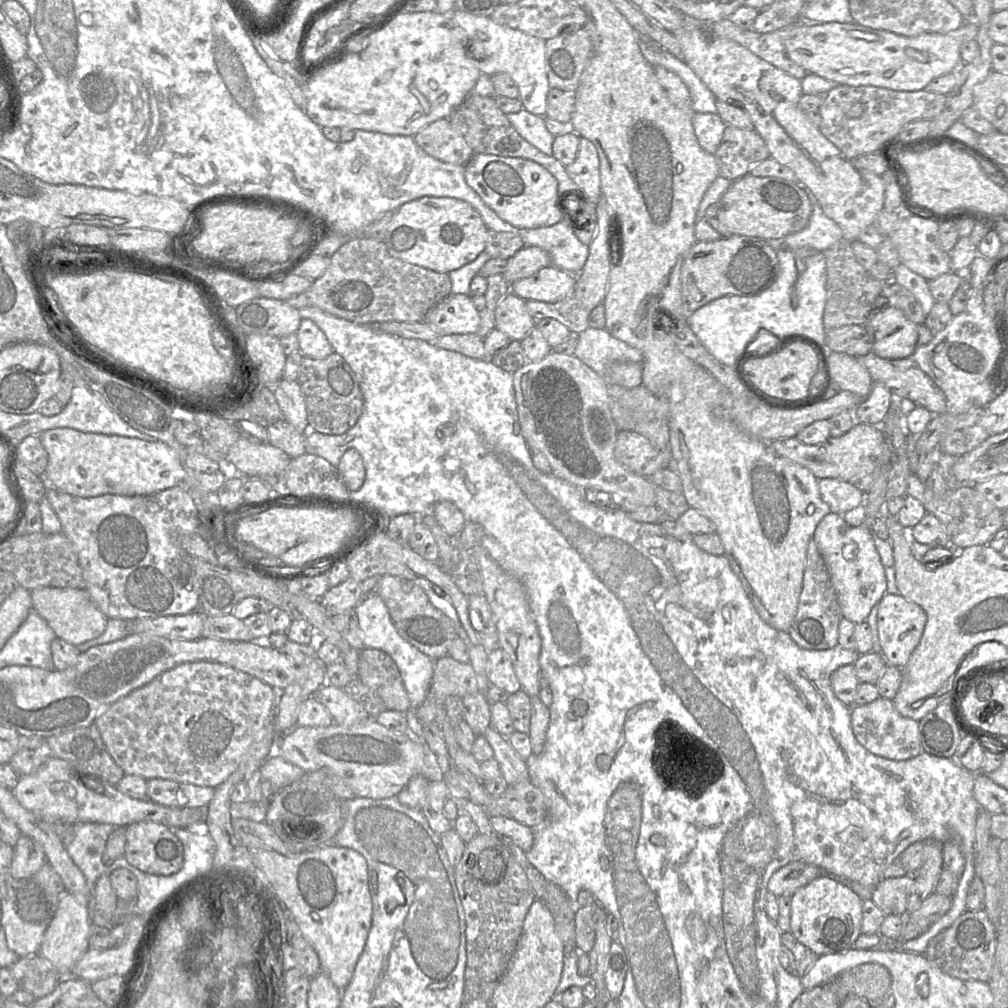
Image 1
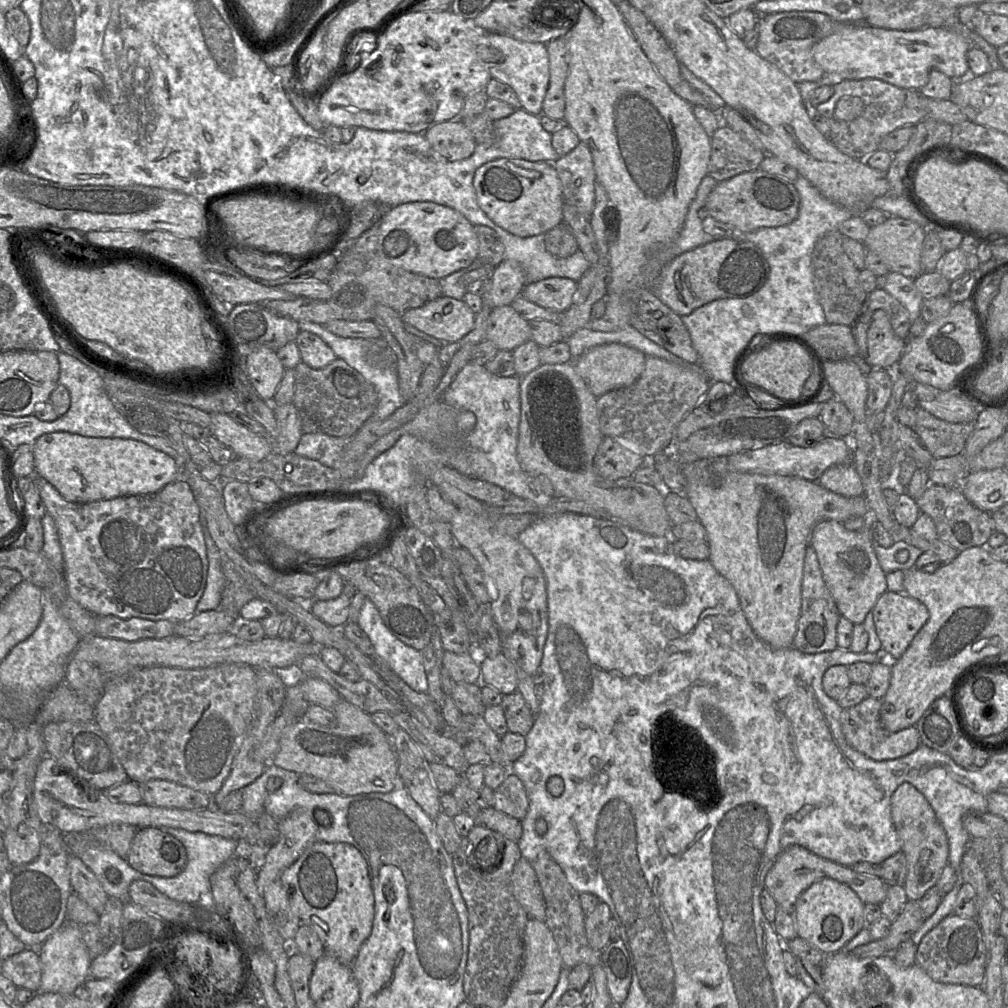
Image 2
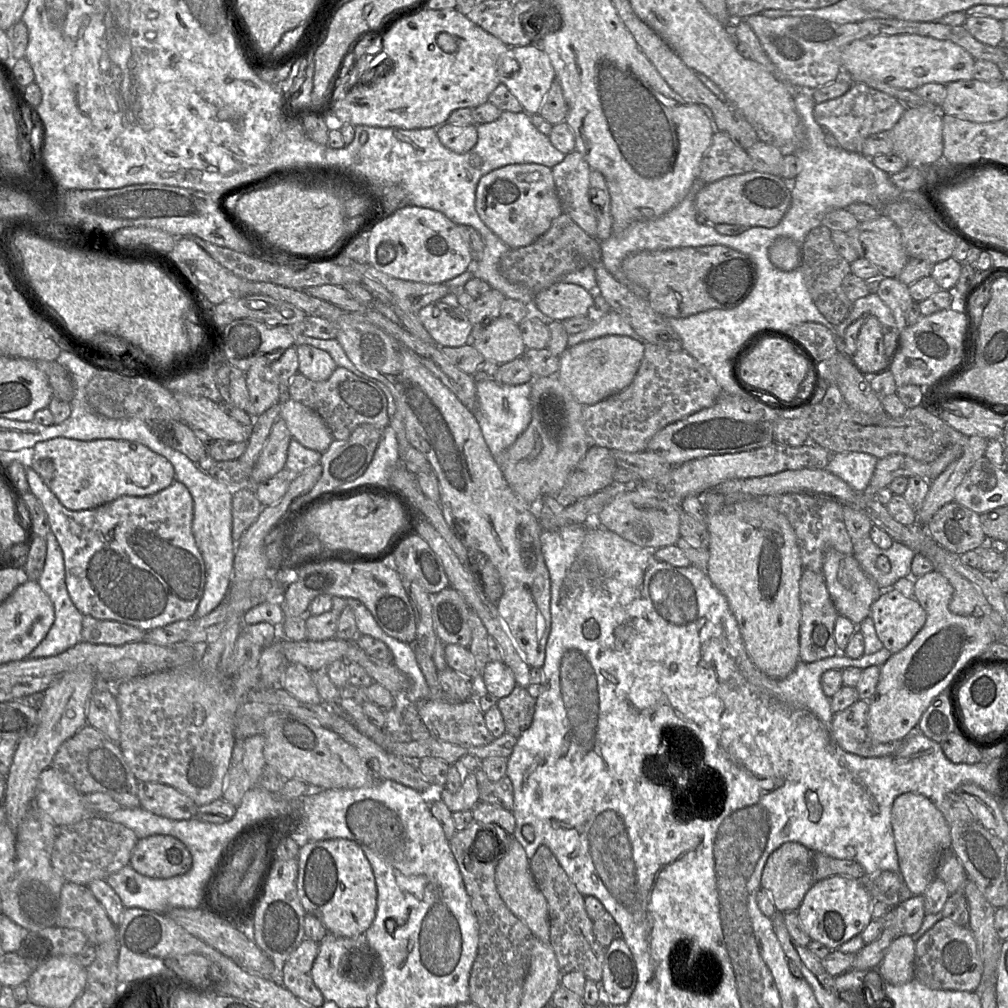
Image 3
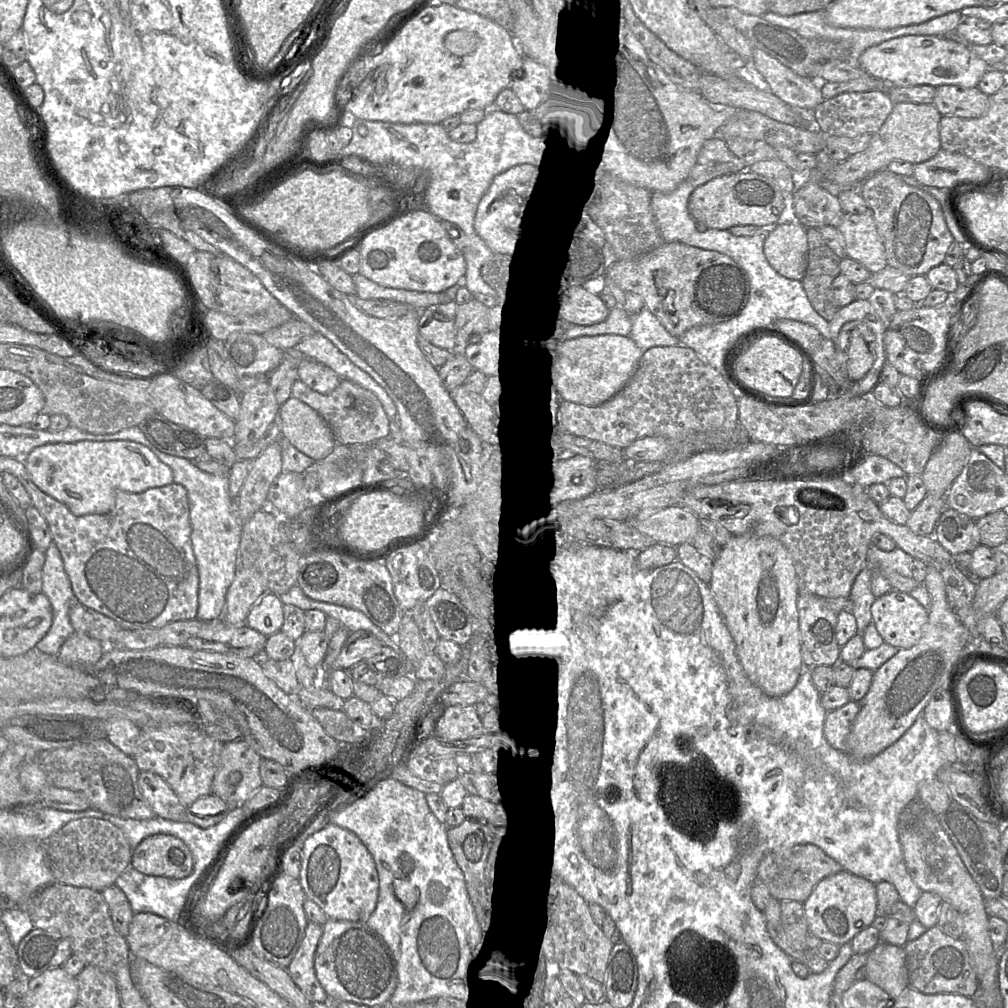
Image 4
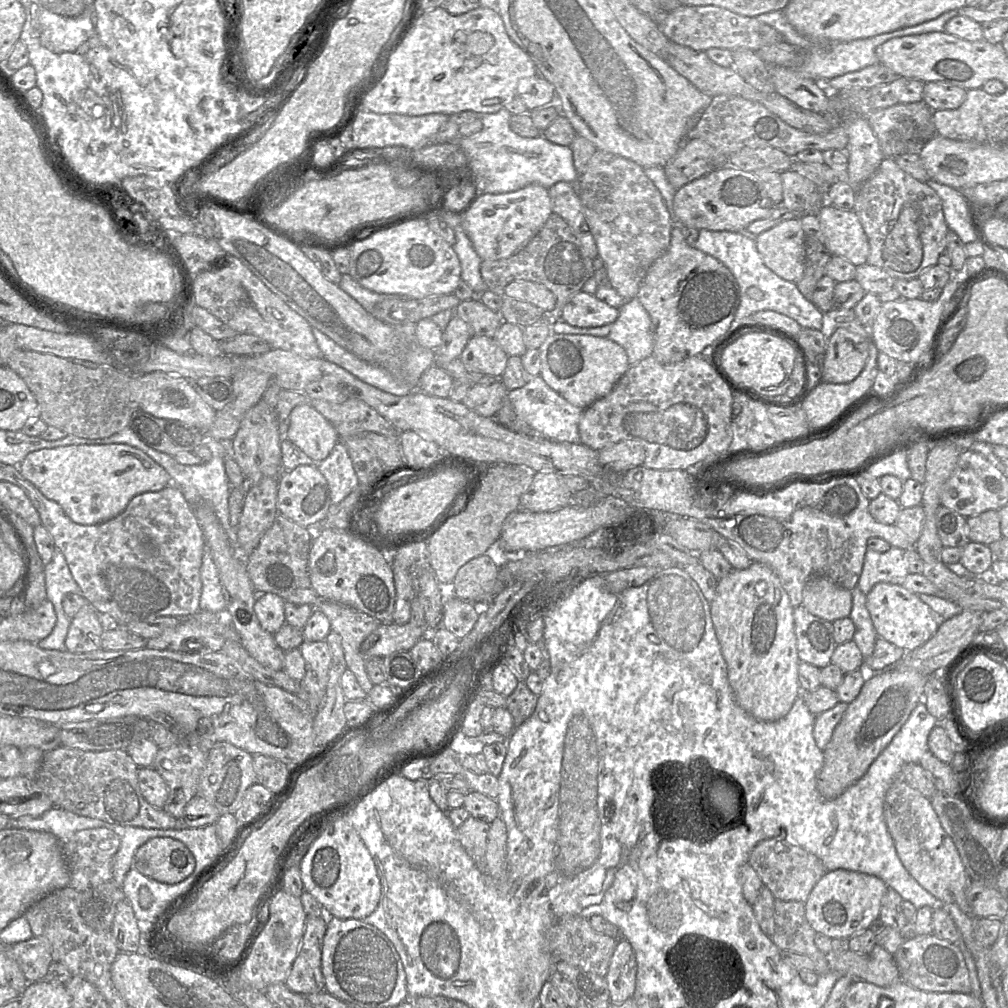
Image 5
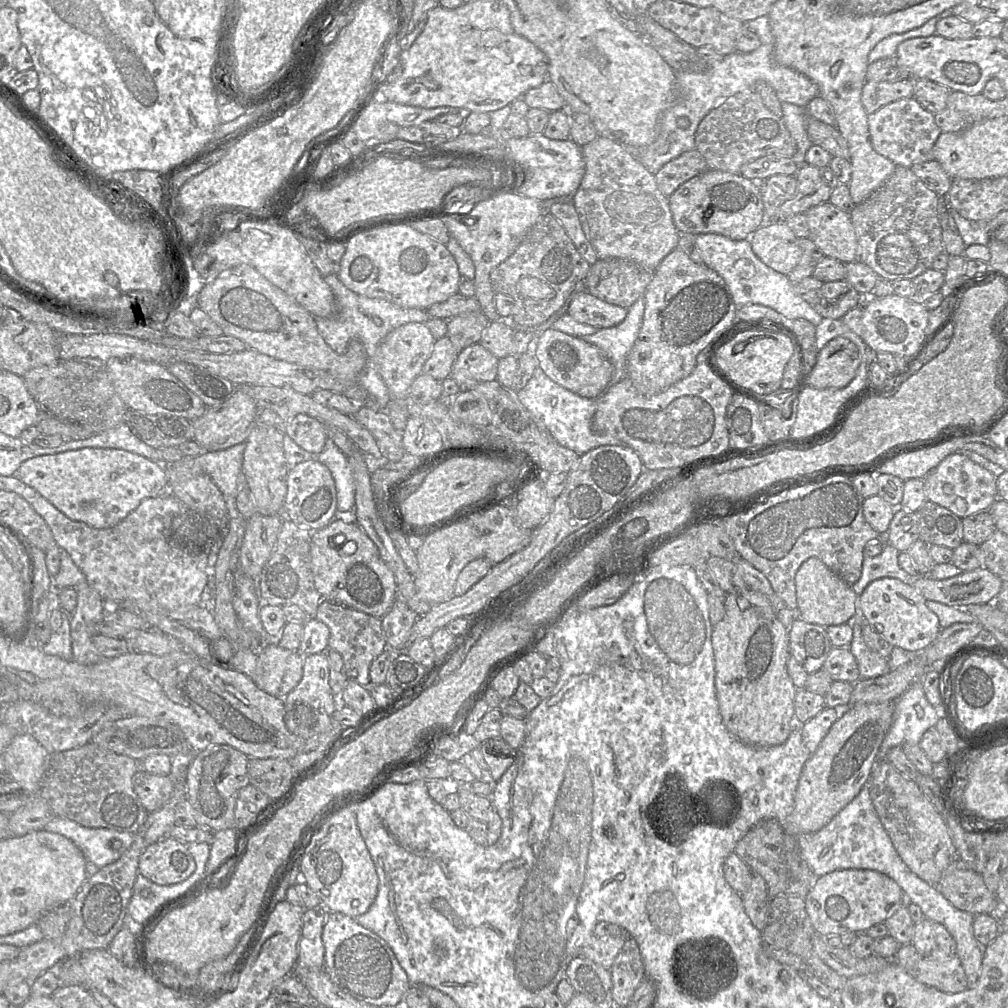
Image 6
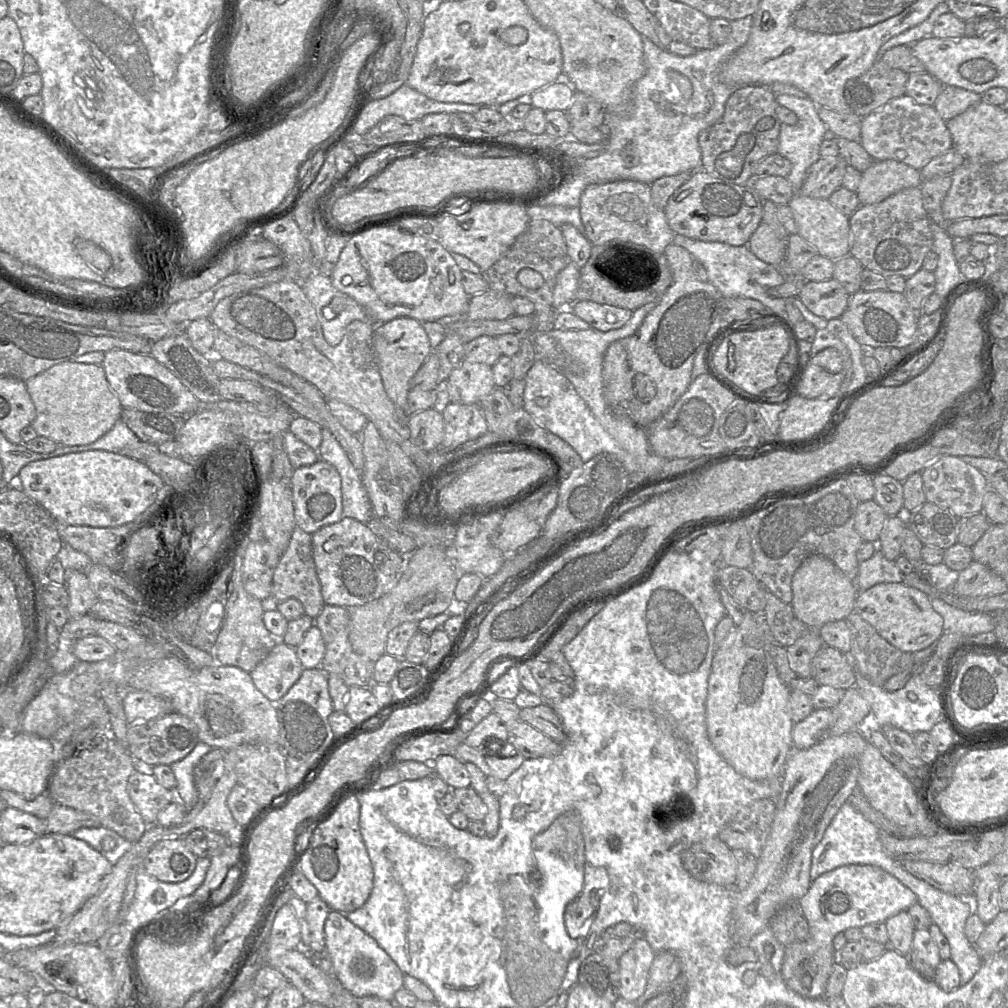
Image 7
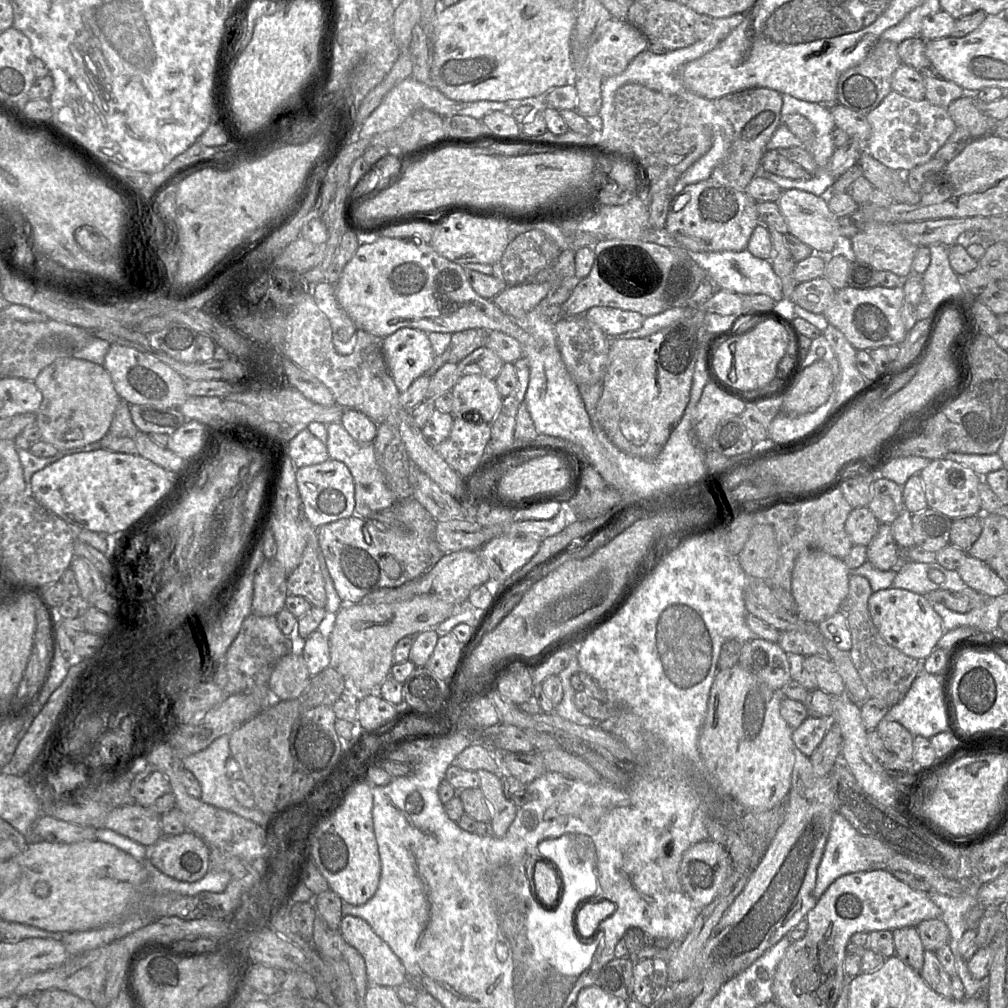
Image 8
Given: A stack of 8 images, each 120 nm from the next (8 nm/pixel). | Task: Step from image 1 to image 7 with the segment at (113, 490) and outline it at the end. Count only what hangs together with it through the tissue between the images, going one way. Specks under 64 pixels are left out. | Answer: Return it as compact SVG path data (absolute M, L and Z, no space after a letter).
M104 450L68 453L33 461L25 465L18 476L22 483L22 491L47 510L55 521L72 526L99 528L114 528L132 522L156 503L158 491L165 485L144 462L121 455L119 452Z

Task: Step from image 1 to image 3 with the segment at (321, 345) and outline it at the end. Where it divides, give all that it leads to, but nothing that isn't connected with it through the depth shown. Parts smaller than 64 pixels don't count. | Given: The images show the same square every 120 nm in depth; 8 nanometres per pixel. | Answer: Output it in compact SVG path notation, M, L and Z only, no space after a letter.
M309 344L296 347L299 372L312 381L327 380L337 368L335 361L325 350Z

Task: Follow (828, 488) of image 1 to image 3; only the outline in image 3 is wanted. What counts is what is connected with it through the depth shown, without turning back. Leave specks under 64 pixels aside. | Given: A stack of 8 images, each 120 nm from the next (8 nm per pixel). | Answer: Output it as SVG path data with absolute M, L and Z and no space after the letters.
M863 452L832 454L826 467L830 473L845 481L851 488L862 492L868 486L878 459Z

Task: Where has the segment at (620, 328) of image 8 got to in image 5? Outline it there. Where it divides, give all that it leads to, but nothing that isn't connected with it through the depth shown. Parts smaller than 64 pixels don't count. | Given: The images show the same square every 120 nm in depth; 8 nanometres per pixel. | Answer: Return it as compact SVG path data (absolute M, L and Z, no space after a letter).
M581 290L564 305L561 319L574 327L591 328L613 324L618 316L618 308Z

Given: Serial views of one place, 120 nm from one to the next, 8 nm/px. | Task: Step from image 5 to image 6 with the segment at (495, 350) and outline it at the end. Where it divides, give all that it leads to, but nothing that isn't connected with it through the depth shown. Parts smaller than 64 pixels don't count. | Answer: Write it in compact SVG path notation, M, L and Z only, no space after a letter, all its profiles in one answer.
M480 343L461 350L452 366L450 378L462 389L468 389L480 382L496 380L499 359Z

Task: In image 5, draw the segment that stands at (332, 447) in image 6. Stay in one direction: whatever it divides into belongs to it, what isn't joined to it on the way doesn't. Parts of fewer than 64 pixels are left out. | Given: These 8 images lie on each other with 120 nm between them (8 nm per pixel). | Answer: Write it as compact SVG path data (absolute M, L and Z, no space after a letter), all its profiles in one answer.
M338 442L324 460L313 460L313 465L327 480L332 504L340 503L359 484L357 474L345 445Z

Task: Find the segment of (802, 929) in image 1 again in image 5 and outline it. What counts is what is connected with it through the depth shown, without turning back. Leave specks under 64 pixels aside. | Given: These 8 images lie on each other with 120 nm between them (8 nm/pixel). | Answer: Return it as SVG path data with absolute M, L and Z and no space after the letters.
M845 869L827 871L804 903L805 916L817 933L832 939L849 939L879 918L882 899L888 889L883 880L870 874Z

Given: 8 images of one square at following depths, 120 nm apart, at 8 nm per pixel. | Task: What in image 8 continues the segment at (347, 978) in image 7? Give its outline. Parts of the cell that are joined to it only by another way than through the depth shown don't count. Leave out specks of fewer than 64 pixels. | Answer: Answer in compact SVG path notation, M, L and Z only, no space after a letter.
M345 915L341 919L340 933L363 957L369 986L397 989L408 980L406 970L398 956L366 920Z

